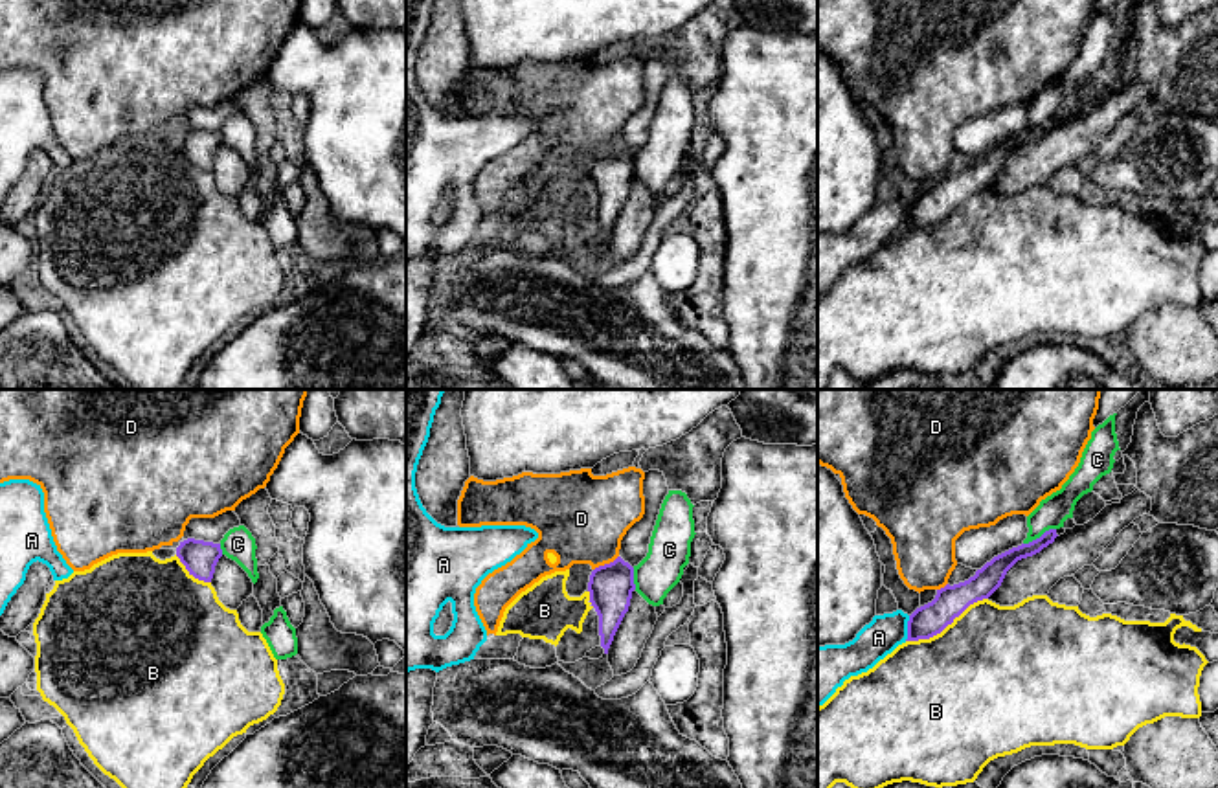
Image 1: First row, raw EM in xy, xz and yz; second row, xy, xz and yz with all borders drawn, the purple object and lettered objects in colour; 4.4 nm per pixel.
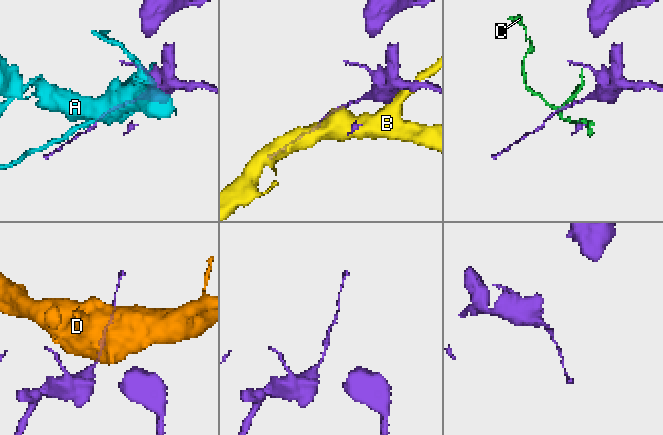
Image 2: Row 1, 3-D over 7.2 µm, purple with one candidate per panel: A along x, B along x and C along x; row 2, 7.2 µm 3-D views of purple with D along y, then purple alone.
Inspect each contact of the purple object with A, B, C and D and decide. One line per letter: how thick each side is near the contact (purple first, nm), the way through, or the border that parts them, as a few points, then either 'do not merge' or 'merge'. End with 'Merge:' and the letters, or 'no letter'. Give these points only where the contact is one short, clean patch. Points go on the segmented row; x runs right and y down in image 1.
A: calibres 140 and 160 nm; do not merge
B: calibres 140 and 500 nm; do not merge
C: calibres 90 and 140 nm; border yz (1055, 528), (1024, 544); do not merge
D: calibres 200 and 400 nm; border xz (618, 555), (594, 570); do not merge
Merge: no letter

